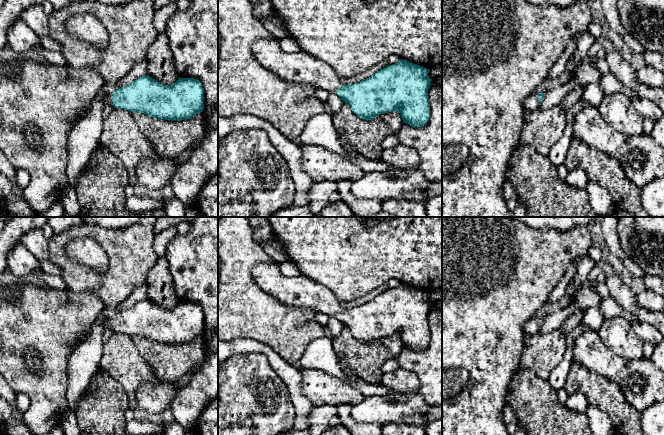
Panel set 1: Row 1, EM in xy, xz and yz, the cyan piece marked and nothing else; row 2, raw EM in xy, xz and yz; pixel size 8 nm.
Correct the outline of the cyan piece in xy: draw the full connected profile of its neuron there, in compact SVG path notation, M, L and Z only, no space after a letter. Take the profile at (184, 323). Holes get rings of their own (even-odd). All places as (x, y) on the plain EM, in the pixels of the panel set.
M147 298L125 311L117 312L114 317L107 318L103 327L105 330L113 329L114 332L144 337L153 342L184 344L204 334L204 313L202 307L195 302L179 301L173 309L165 309Z

